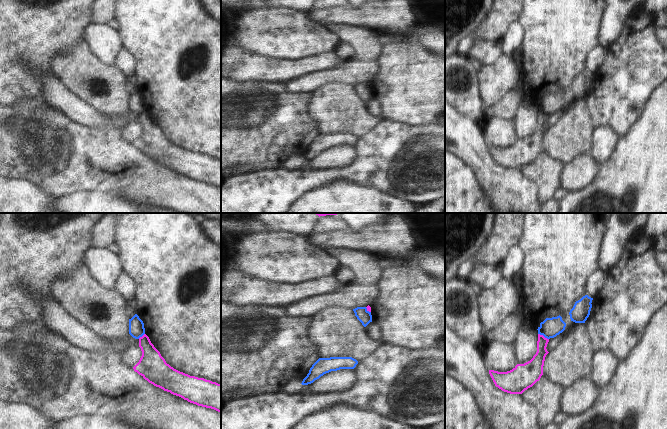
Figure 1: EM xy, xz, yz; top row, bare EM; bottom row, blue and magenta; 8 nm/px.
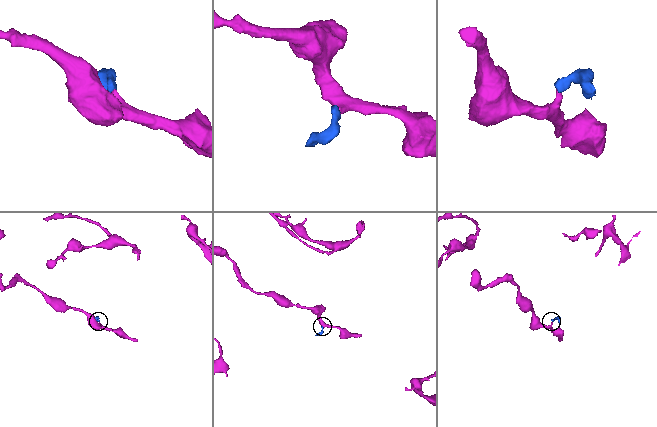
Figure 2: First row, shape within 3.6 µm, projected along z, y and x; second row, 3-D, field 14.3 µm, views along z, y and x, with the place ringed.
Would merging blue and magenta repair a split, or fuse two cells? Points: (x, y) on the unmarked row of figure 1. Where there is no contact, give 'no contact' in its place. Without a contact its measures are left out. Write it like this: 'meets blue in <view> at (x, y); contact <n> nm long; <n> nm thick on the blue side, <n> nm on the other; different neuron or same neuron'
meets blue in yz at (543, 111); contact 100 nm long; 160 nm thick on the blue side, 120 nm on the other; different neuron

